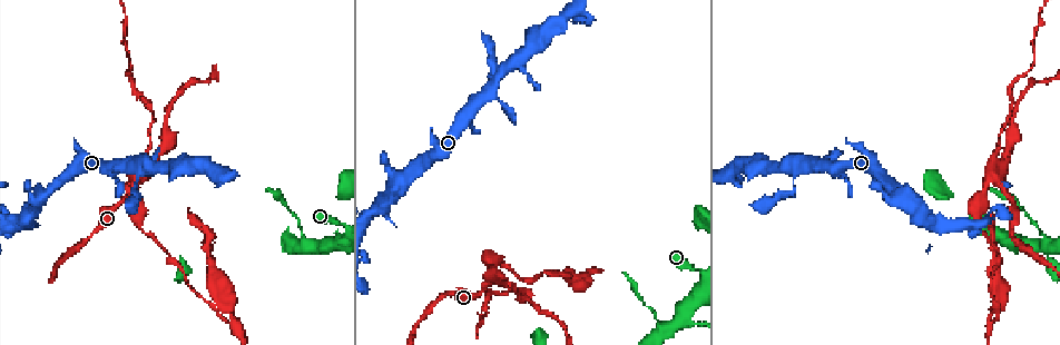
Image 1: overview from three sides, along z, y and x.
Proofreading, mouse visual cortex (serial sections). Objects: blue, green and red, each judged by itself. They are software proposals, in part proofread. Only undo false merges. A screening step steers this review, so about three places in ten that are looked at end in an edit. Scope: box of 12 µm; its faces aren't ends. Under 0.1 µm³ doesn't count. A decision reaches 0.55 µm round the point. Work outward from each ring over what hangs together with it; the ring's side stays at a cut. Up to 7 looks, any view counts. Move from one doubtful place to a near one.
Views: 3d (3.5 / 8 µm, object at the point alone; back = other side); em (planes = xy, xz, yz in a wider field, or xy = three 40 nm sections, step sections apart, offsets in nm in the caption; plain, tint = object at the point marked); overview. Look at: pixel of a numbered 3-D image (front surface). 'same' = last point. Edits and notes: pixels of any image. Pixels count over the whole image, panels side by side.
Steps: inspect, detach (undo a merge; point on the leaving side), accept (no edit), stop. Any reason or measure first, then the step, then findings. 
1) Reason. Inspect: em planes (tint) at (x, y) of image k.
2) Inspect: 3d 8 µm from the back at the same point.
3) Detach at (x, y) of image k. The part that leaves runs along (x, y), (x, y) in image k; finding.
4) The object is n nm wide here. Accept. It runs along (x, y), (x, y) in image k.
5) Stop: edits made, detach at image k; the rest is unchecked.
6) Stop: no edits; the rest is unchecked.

Sudden change in width. Inspect: 3d 8 µm at (135, 165) of image 1.

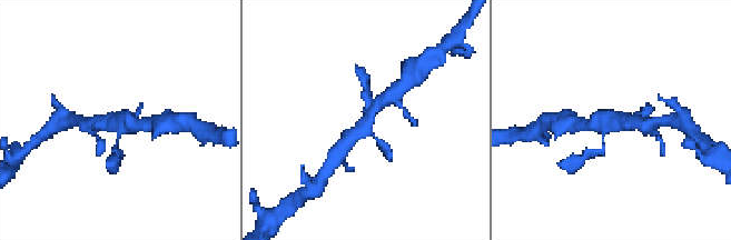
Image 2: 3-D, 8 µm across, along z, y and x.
Inspect: 3d 3.5 µm at (367, 118) of image 2.

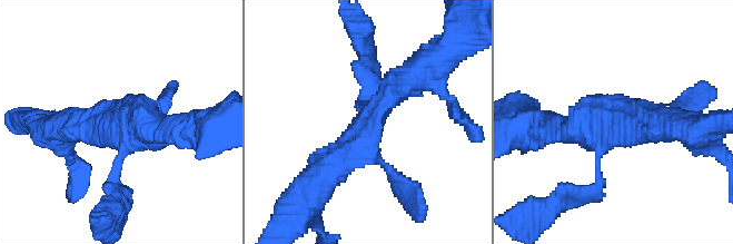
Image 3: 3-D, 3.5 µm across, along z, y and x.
Inspect: em xy step 2 (tint) at (117, 124) of image 3.

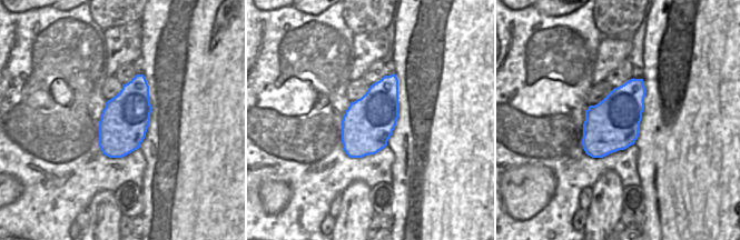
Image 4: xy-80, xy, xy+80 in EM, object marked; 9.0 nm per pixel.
Accept. It runs along (315, 182), (418, 72) in image 3; all the same cell.

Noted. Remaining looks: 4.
Three arms meet. Inspect: 3d 3.5 µm at (688, 322) of image 1.

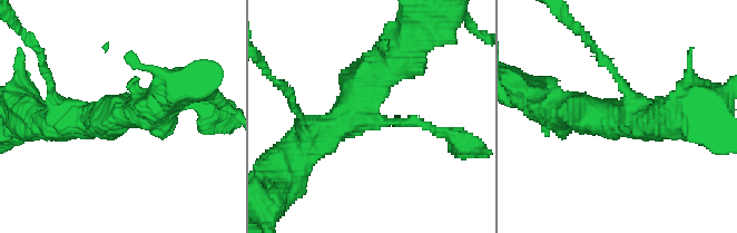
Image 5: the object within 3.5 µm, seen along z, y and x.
Inspect: em planes (tint) at (374, 118) of image 5.

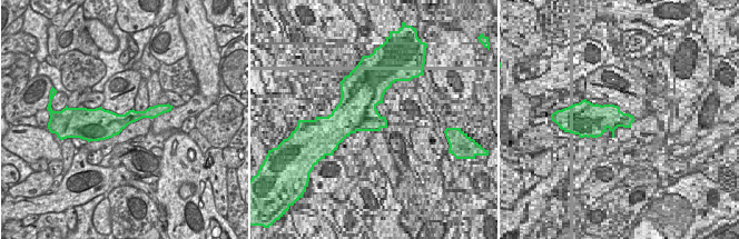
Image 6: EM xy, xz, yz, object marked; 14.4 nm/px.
The arms are 150, 500, 500 nm wide. Accept. It runs along (401, 51), (353, 112), (294, 154) in image 5; continuous, no second cell.

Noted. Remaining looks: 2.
Four arms meet. Inspect: 3d 3.5 µm at (493, 273) of image 1.

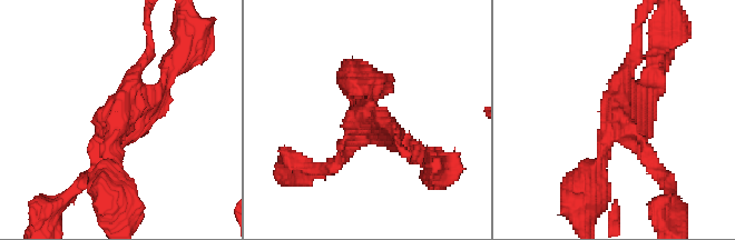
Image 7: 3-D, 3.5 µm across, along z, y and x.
Inspect: em planes (tint) at (621, 129) of image 7.

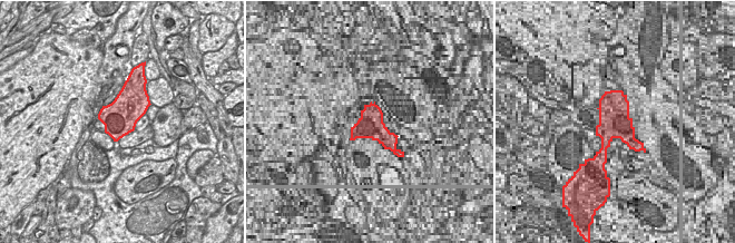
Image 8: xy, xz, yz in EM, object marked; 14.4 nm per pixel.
Detach at (358, 87) of image 7. The part that leaves runs along (364, 131), (358, 100), (368, 83) in image 7; two cells meet here.

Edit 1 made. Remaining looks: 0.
Stop: edits made, detach at image 7; the rest is unchecked.

